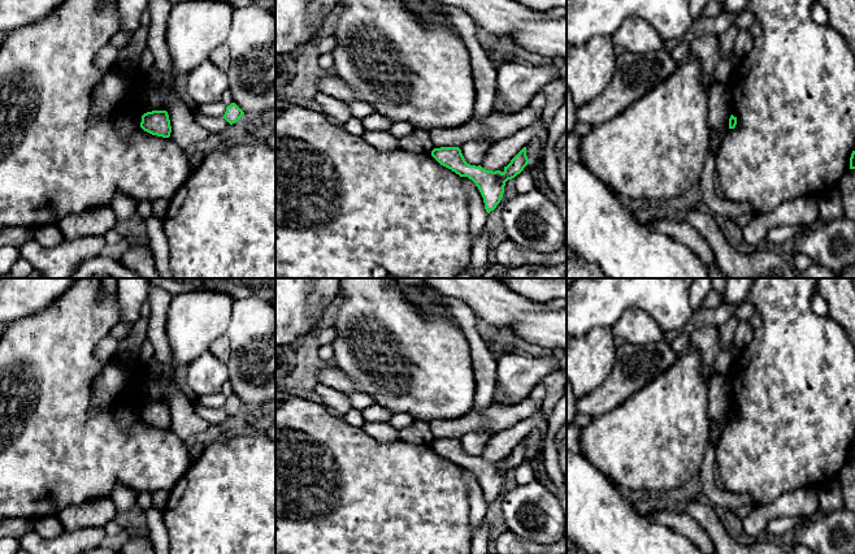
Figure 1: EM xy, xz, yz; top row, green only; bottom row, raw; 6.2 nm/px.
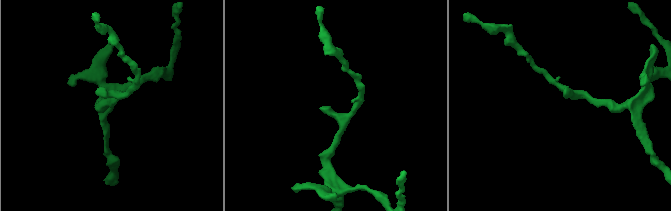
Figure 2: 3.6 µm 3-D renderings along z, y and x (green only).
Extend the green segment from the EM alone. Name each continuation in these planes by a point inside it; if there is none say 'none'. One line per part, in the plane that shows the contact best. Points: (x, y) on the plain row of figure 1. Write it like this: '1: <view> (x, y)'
none

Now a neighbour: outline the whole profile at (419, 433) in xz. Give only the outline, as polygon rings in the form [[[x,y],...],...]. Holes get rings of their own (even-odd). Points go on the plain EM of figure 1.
[[[417,420],[409,427],[399,430],[399,440],[415,445],[431,445],[434,436],[429,421]]]

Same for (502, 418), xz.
[[[529,397],[512,406],[498,406],[494,410],[470,411],[469,414],[453,420],[433,420],[430,429],[434,440],[459,438],[476,430],[489,430],[499,433],[518,421],[531,416],[537,403]]]

